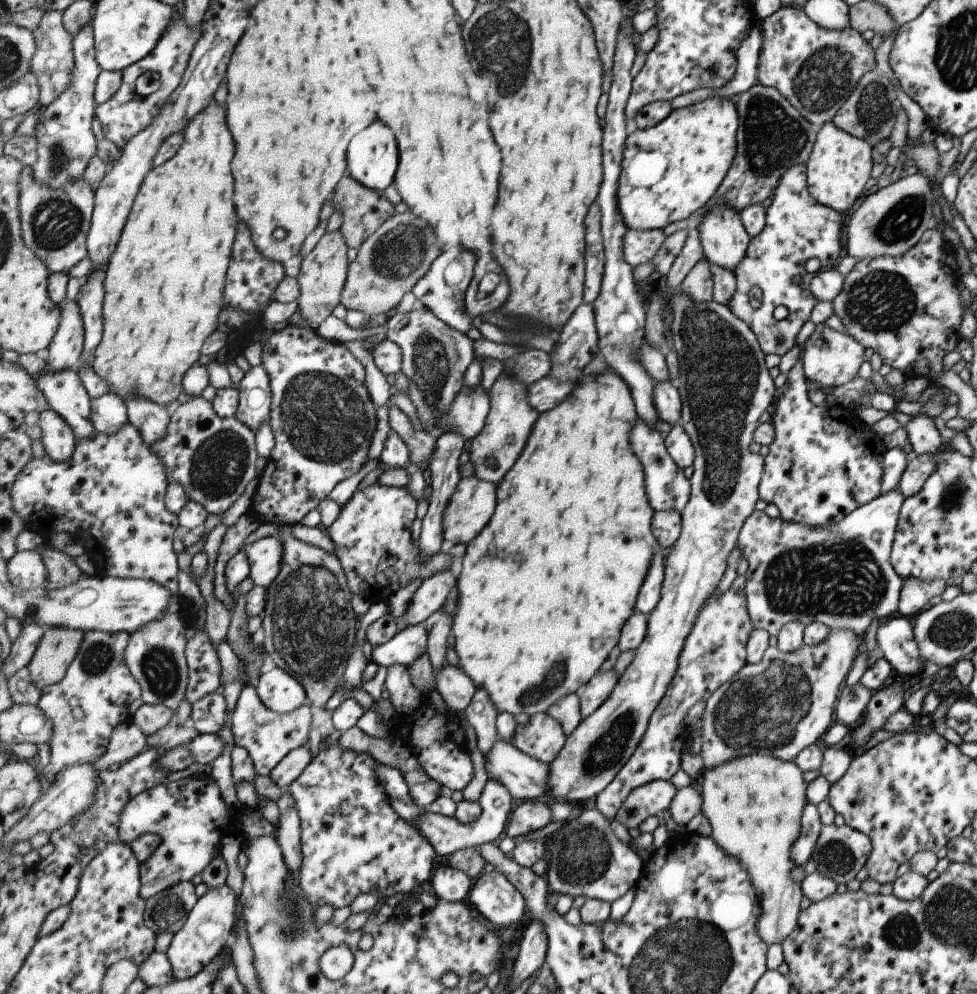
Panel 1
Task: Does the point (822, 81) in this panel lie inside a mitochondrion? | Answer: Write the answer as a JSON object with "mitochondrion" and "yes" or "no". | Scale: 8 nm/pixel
{"mitochondrion":"yes"}

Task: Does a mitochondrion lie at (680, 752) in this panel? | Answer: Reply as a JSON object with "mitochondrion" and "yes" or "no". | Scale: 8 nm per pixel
{"mitochondrion":"no"}

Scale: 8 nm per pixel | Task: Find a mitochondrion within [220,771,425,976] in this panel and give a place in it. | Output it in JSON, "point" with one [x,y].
{"point":[291,918]}

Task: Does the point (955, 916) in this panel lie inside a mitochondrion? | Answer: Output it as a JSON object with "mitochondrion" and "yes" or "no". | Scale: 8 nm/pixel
{"mitochondrion":"yes"}

